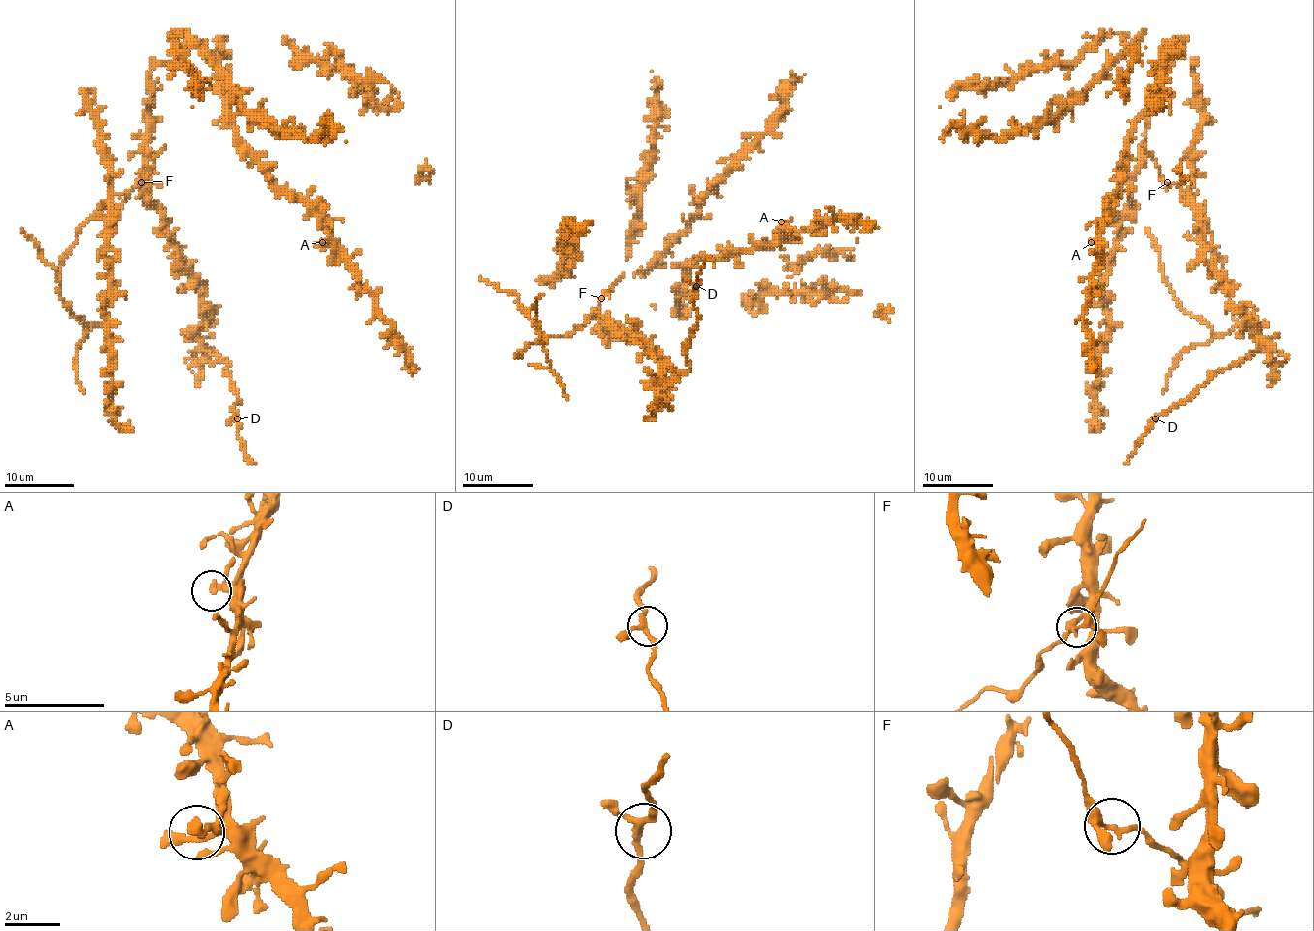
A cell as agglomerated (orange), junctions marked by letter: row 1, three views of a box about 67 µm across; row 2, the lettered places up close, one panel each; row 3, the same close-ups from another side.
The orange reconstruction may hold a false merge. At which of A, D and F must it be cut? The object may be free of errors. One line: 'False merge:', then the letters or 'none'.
False merge: none

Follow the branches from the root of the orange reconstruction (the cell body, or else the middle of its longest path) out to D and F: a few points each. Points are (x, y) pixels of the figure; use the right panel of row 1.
D: (1198, 92), (1192, 206), (1200, 222), (1200, 254), (1267, 349), (1222, 367), (1155, 418)
F: (1198, 92), (1200, 133), (1192, 153), (1192, 172), (1178, 186), (1167, 182)

